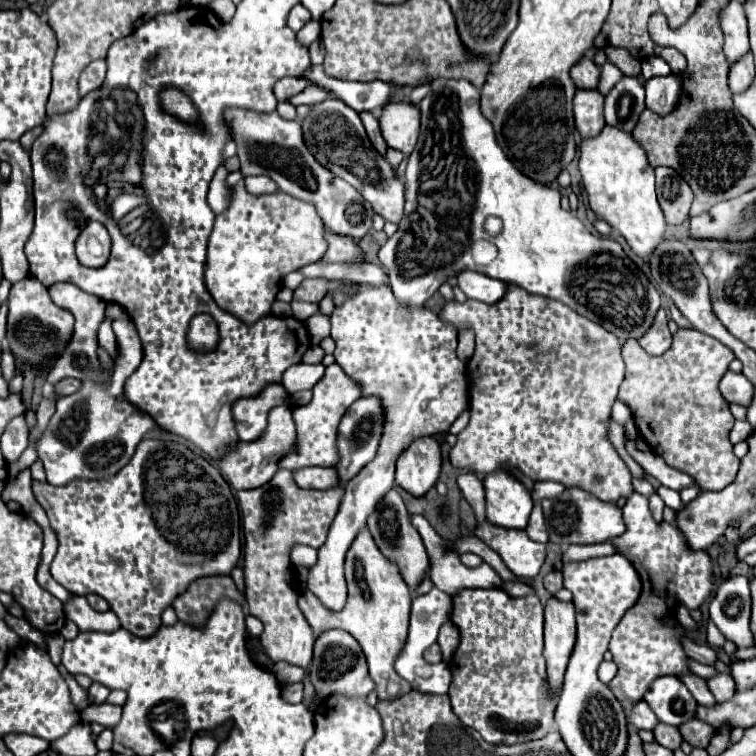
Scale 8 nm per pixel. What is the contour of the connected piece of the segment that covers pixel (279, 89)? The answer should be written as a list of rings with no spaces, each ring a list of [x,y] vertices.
[[[285,78],[275,84],[275,96],[279,102],[287,102],[291,96],[305,88],[305,78]]]

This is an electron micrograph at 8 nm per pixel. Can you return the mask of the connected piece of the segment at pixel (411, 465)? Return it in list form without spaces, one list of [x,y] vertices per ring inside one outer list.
[[[433,436],[413,440],[397,460],[395,484],[413,496],[423,496],[439,478],[441,446]]]

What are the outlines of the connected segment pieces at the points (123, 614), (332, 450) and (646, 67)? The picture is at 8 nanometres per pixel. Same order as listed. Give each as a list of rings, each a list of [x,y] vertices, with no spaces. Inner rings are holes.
[[[143,440],[137,446],[135,456],[131,458],[131,462],[121,468],[121,472],[117,476],[105,478],[105,480],[73,480],[67,486],[51,486],[47,482],[39,482],[33,480],[33,494],[37,498],[37,502],[43,506],[43,510],[49,516],[49,524],[53,528],[53,532],[57,534],[59,540],[59,548],[57,554],[51,562],[51,576],[65,586],[71,594],[77,596],[87,596],[87,594],[99,594],[101,598],[105,598],[111,606],[111,610],[119,616],[121,626],[125,630],[131,630],[135,636],[147,638],[151,634],[157,632],[157,628],[161,626],[161,612],[173,604],[174,599],[185,592],[191,582],[197,578],[205,576],[215,576],[215,574],[229,574],[239,556],[241,556],[241,538],[239,538],[239,510],[237,510],[237,500],[231,492],[231,486],[225,482],[225,478],[221,476],[221,472],[207,462],[205,458],[193,454],[185,444],[181,442],[173,442],[173,440]]]
[[[331,364],[325,368],[323,378],[313,386],[313,400],[307,406],[297,406],[293,410],[295,426],[297,426],[297,440],[295,448],[289,452],[289,470],[301,470],[307,466],[337,466],[339,452],[337,452],[337,426],[347,408],[361,398],[363,388],[351,376],[347,376],[339,364]]]
[[[649,56],[649,58],[643,60],[643,72],[641,72],[641,76],[645,80],[655,78],[655,76],[667,76],[667,74],[671,74],[671,68],[669,68],[669,64],[663,58]]]

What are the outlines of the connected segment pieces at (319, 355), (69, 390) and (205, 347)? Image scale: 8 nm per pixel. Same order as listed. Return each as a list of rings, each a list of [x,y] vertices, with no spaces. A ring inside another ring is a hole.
[[[313,346],[313,348],[309,348],[309,350],[305,352],[302,361],[306,364],[318,364],[322,362],[323,356],[325,356],[323,348],[321,348],[321,346]]]
[[[65,378],[65,380],[61,380],[61,382],[55,384],[55,390],[59,394],[73,394],[79,388],[81,388],[81,380],[75,380],[75,378]]]
[[[197,314],[187,332],[187,344],[195,352],[211,352],[219,344],[219,332],[217,324],[209,314]]]

